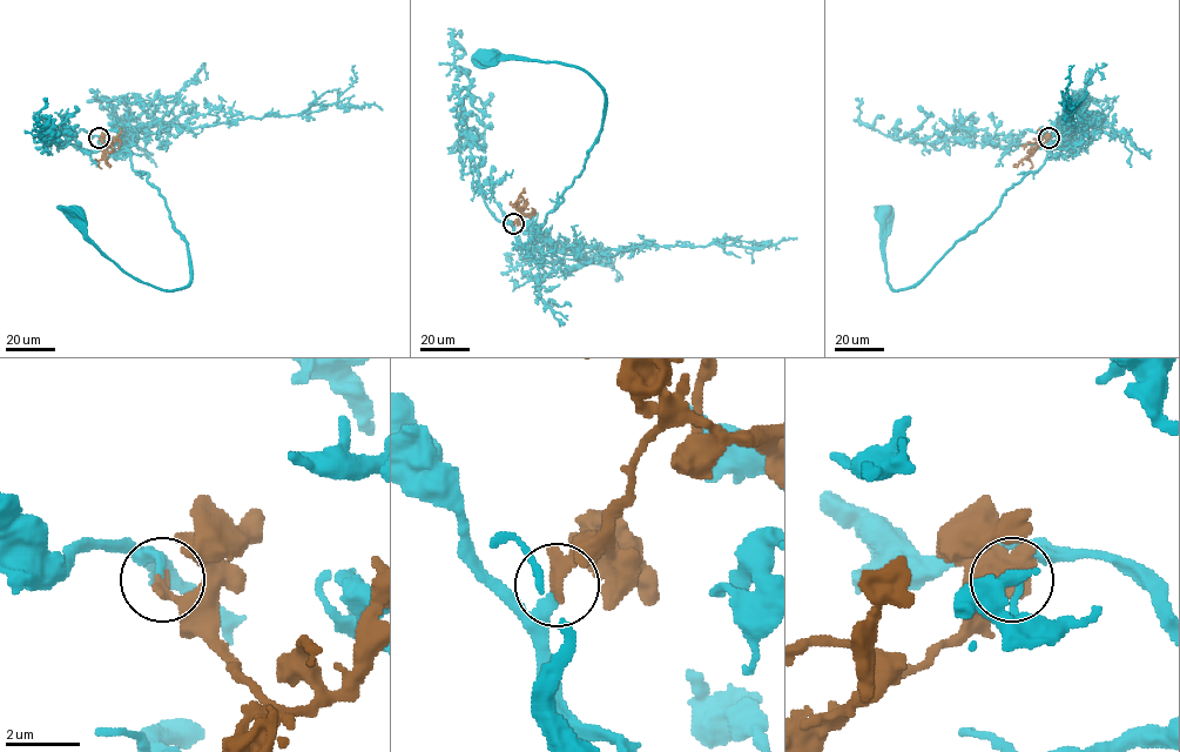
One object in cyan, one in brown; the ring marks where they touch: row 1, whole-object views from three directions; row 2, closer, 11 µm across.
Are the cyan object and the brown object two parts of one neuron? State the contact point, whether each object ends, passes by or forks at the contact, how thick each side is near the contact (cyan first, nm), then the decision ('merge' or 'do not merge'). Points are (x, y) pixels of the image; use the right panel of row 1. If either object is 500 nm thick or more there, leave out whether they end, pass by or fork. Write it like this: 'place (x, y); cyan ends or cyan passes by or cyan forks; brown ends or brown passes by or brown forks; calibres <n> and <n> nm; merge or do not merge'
place (1049, 138); cyan ends; brown ends; calibres 240 and 400 nm; merge

